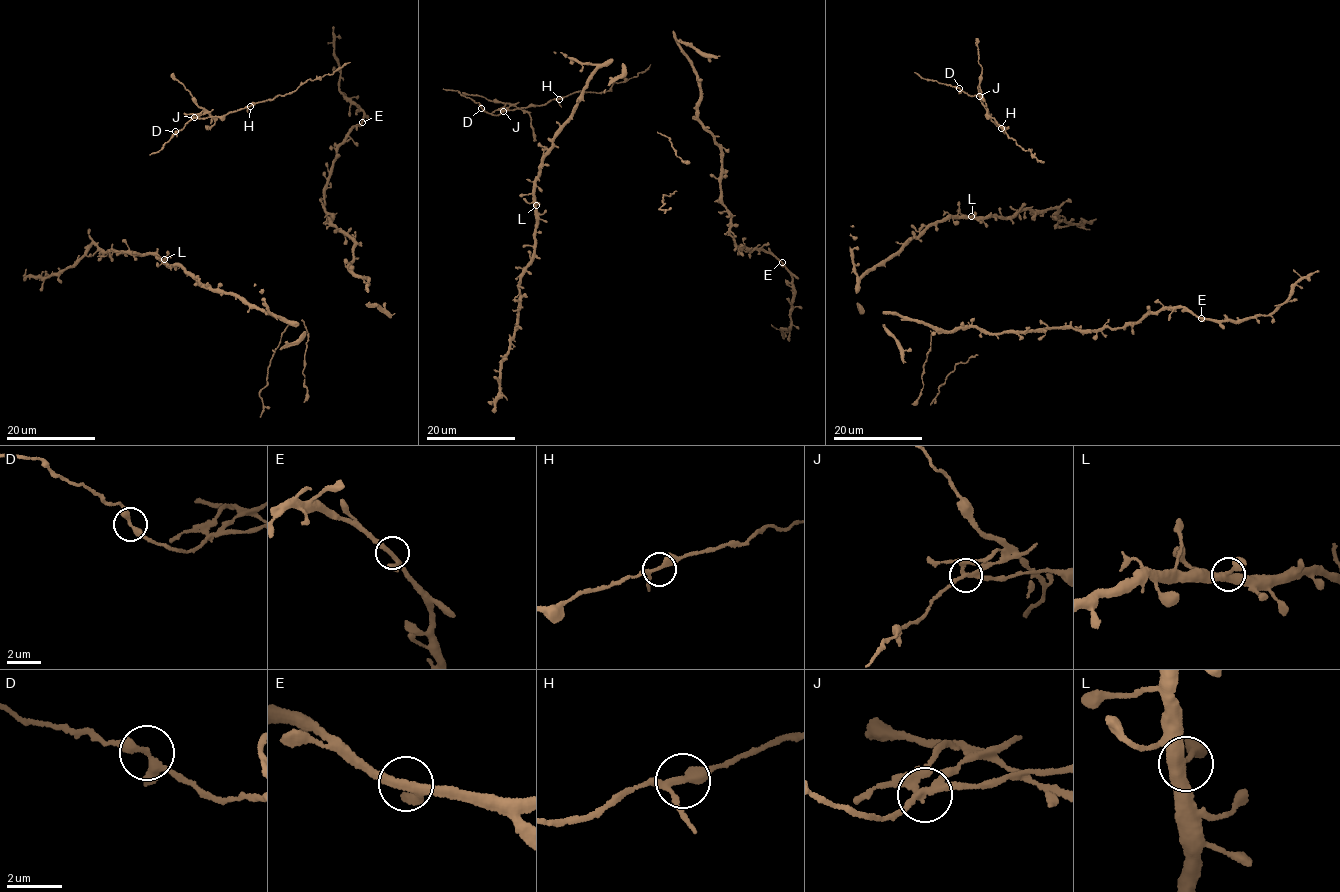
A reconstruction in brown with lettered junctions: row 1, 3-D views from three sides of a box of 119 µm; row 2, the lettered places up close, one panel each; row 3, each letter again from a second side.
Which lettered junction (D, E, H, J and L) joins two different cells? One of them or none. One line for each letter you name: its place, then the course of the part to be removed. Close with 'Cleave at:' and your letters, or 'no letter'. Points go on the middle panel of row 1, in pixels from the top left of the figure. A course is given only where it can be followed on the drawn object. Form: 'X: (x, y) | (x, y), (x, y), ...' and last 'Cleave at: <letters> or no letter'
J: (503, 111) | (503, 111), (508, 103), (463, 93)
Cleave at: J

